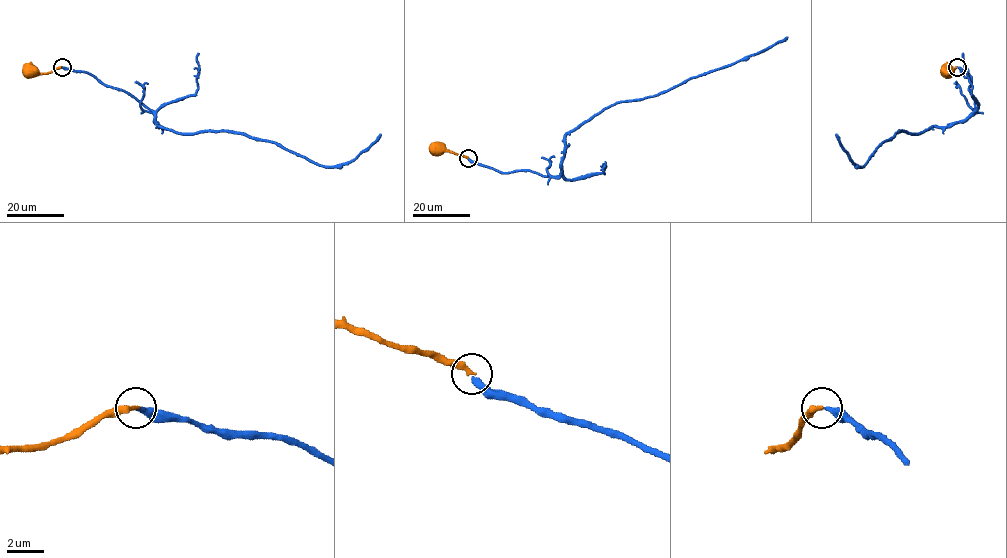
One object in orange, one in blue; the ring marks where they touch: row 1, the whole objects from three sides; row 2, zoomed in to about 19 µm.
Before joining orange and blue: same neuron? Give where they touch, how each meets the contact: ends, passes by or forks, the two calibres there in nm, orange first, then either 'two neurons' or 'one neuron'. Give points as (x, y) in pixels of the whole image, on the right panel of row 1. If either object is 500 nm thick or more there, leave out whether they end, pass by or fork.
place (957, 67); orange ends; blue ends; calibres 320 and 280 nm; one neuron

